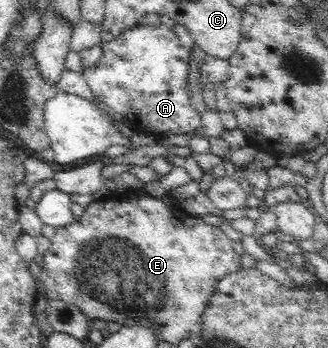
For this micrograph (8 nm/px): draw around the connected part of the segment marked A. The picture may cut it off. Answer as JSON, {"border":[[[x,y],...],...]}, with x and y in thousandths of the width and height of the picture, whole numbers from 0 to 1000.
{"border":[[[430,63],[348,115],[311,121],[308,132],[311,167],[247,210],[277,264],[345,322],[369,328],[415,374],[470,391],[607,376],[616,365],[610,328],[582,305],[561,256],[579,147],[552,126],[527,86],[494,66],[454,75]]]}

